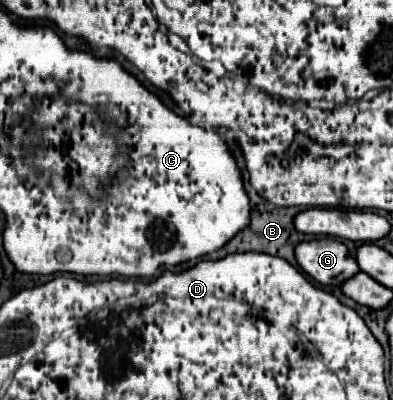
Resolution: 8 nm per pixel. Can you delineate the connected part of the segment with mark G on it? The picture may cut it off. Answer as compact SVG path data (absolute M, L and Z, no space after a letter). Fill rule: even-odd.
M321 238L295 246L295 260L319 284L341 284L359 272L349 248L337 238Z

